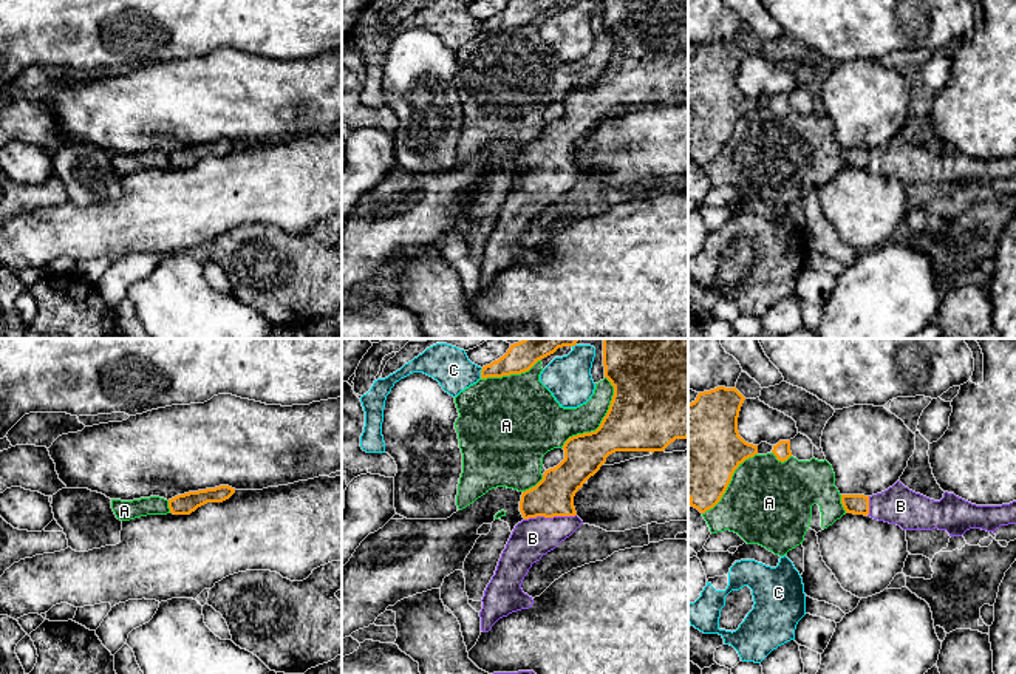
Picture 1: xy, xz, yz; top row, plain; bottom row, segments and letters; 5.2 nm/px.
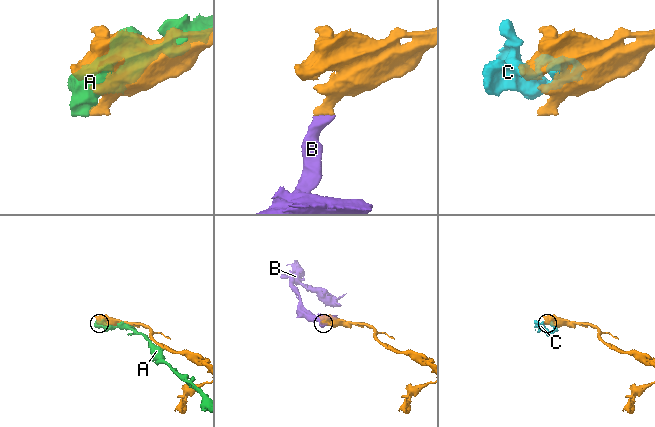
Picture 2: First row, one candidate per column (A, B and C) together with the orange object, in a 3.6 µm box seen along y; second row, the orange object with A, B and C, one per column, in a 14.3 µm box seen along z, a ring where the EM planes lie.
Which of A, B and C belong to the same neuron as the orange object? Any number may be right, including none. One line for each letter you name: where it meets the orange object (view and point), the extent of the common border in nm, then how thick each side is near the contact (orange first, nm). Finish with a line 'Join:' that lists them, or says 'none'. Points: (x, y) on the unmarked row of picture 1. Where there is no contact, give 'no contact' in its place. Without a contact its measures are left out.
B: meets orange in xz at (549, 170); contact 280 nm long; 200 nm thick on the orange side, 200 nm on the other
Join: B

